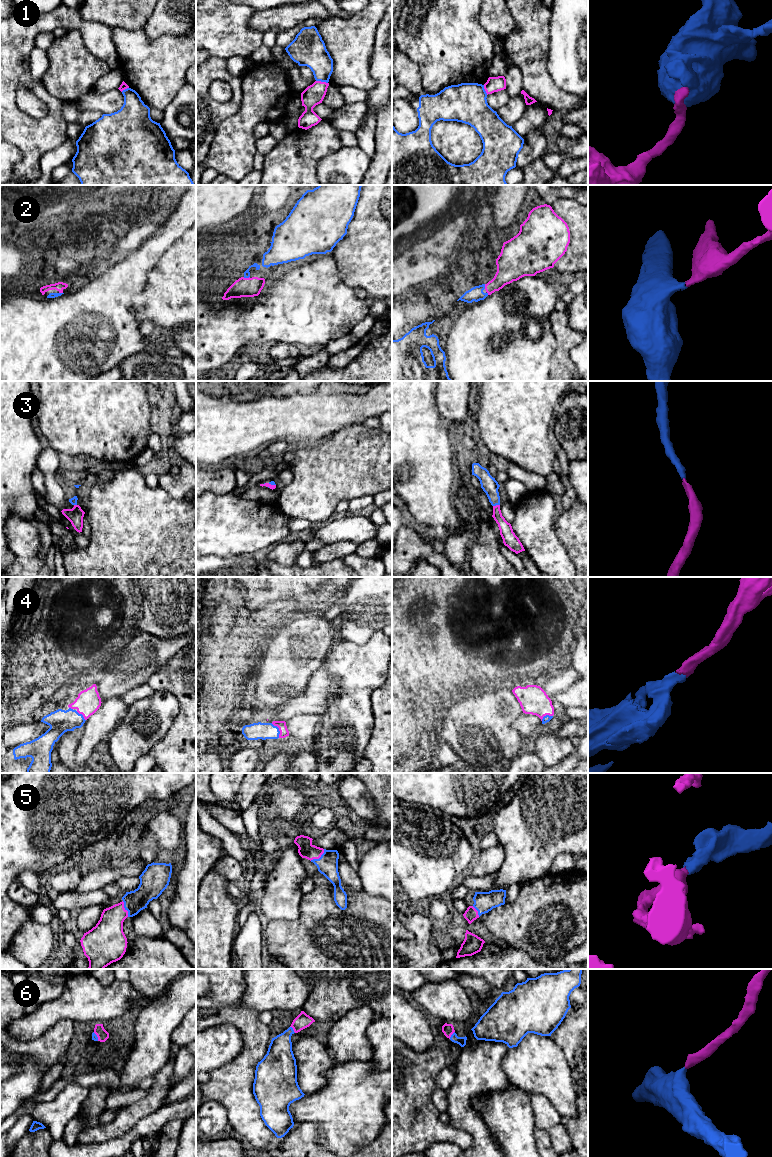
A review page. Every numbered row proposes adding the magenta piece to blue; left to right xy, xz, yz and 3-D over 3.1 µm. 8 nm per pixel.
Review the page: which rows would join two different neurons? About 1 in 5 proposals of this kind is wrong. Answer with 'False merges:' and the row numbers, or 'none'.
False merges: 1

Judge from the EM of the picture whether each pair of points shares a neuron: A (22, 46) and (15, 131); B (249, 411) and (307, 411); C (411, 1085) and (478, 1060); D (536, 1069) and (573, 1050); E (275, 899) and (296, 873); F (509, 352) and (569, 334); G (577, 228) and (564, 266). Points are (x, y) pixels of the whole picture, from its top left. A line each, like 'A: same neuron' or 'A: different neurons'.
A: same neuron
B: same neuron
C: different neurons
D: different neurons
E: same neuron
F: different neurons
G: same neuron

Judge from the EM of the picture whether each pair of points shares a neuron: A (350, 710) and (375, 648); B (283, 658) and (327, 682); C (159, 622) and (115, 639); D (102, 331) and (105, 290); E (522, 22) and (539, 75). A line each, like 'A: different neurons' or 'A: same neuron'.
A: same neuron
B: different neurons
C: different neurons
D: same neuron
E: same neuron

